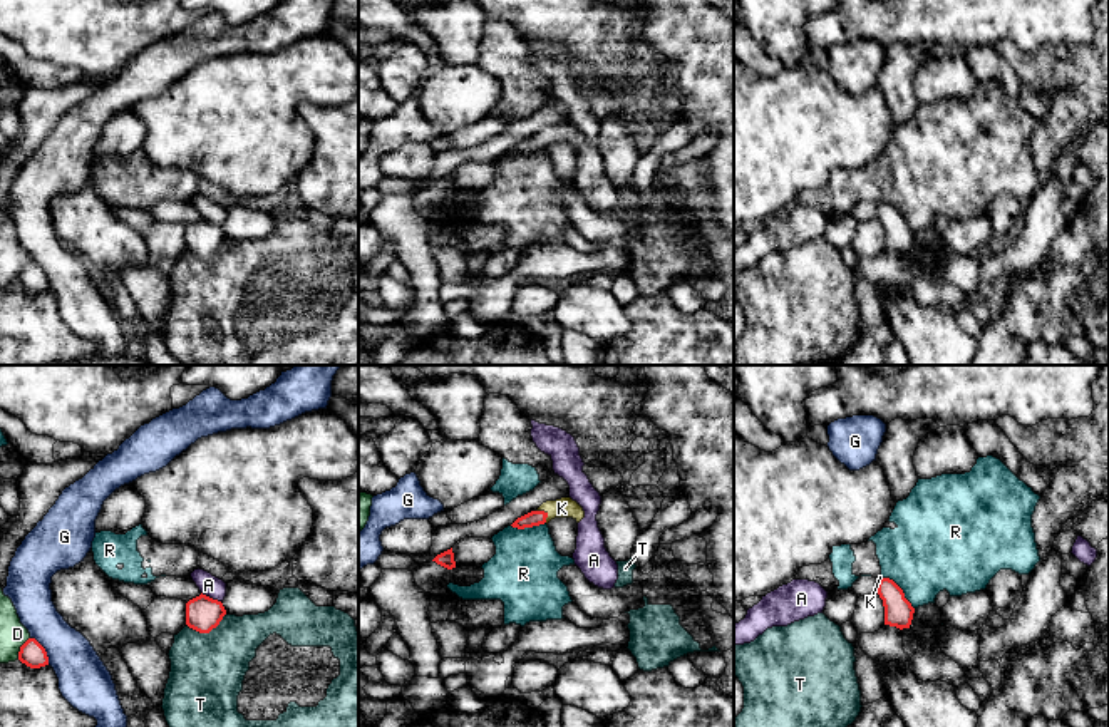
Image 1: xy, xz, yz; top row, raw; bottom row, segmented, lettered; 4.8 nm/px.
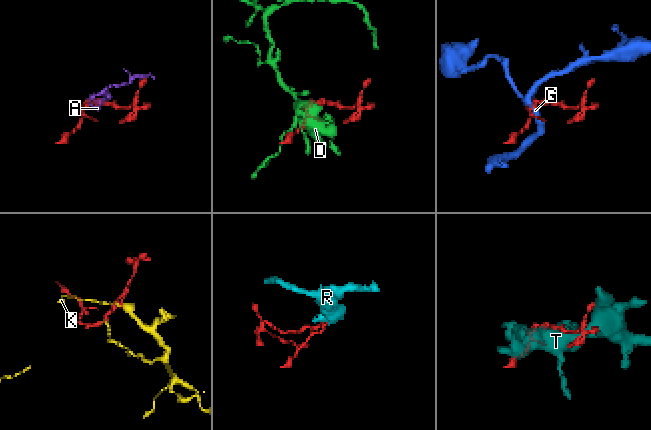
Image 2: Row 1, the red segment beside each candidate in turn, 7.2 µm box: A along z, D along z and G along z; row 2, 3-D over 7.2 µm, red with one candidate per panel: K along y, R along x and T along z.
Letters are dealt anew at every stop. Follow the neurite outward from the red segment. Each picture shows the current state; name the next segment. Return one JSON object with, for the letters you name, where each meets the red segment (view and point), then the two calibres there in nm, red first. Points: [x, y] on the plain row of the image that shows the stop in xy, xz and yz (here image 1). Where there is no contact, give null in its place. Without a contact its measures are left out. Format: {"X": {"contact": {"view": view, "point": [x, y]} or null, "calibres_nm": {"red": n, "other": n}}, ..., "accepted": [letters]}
{"K": {"contact": {"view": "xz", "point": [545, 138]}, "calibres_nm": {"red": 80, "other": 100}}, "accepted": ["K"]}

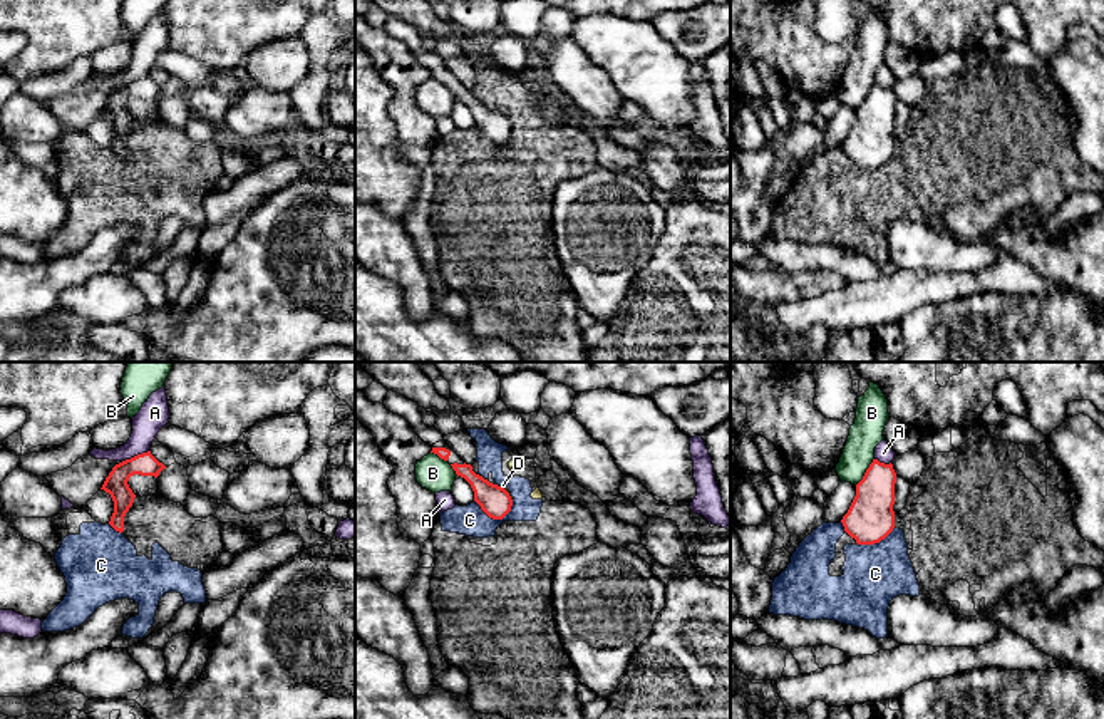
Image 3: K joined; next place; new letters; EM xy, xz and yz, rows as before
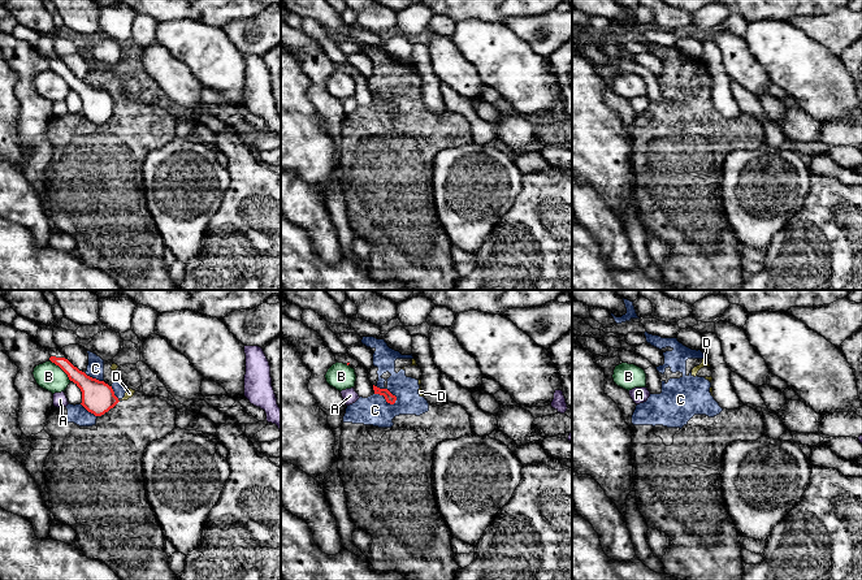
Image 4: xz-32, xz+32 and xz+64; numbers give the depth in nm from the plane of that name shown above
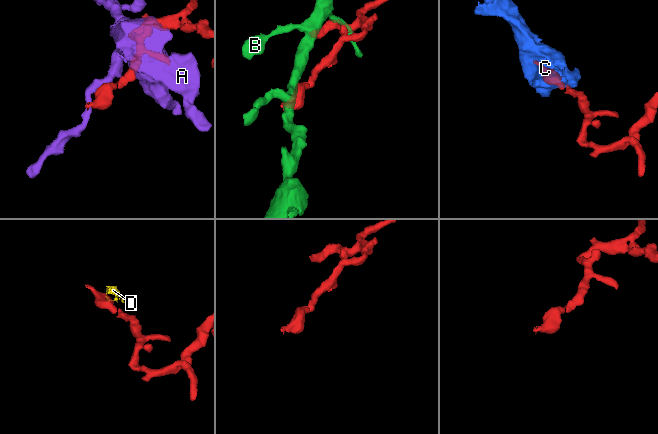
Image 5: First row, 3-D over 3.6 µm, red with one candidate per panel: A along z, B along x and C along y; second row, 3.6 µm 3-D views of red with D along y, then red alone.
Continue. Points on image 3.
{"accepted": []}

